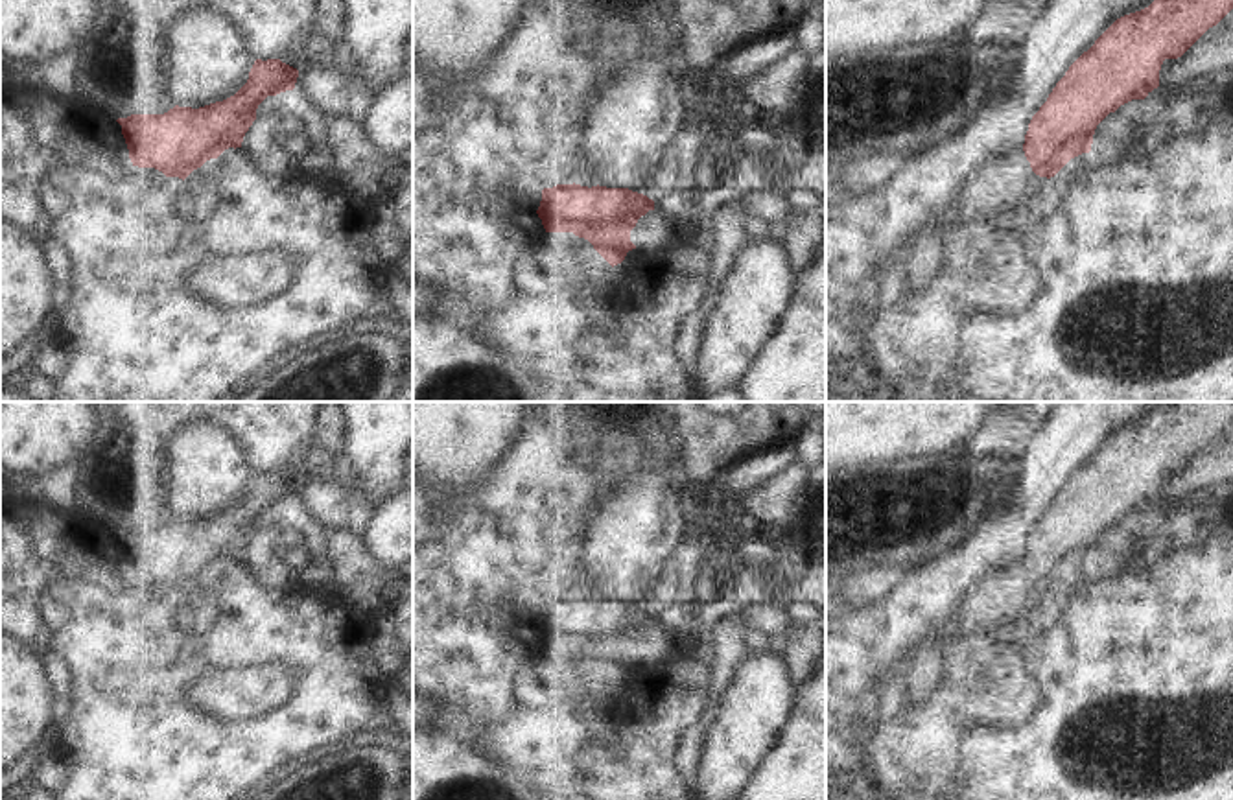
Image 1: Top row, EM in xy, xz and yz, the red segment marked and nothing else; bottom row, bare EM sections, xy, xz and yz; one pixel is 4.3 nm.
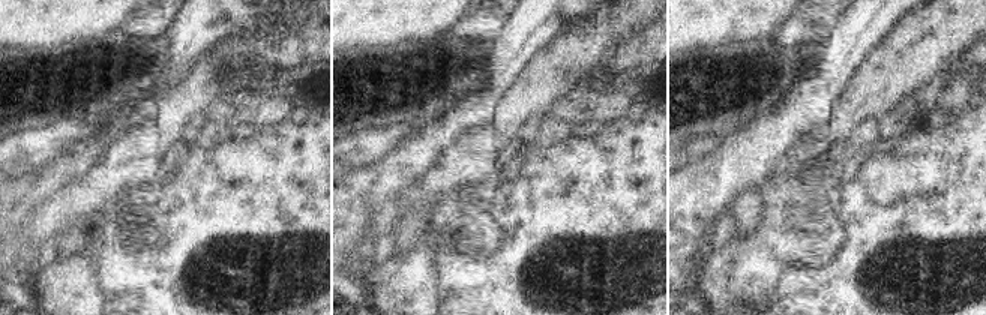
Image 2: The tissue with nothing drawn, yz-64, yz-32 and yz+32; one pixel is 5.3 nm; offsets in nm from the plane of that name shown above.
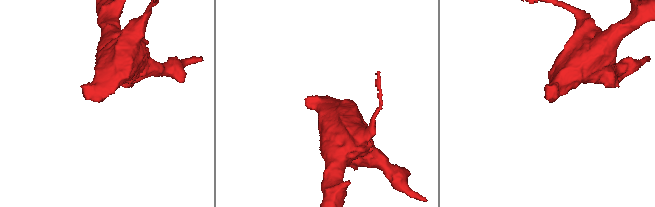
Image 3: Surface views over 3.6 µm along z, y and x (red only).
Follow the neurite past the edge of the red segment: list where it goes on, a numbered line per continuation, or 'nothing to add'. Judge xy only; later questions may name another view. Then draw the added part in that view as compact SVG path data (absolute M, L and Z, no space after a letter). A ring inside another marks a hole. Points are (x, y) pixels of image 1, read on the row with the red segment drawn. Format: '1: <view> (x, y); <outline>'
nothing to add

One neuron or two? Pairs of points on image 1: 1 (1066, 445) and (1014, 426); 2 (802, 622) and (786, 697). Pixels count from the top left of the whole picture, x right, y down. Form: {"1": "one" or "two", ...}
{"1": "two", "2": "two"}

